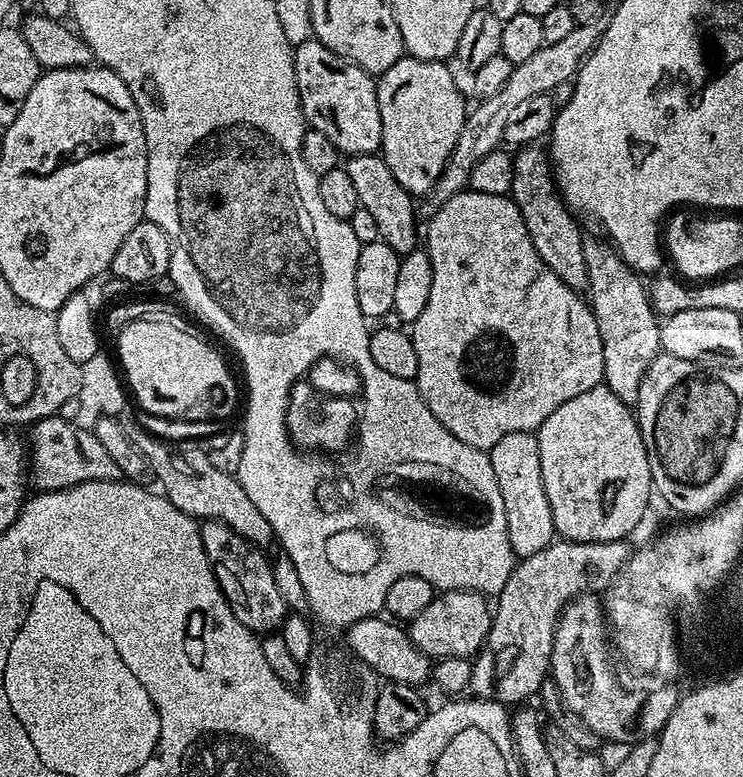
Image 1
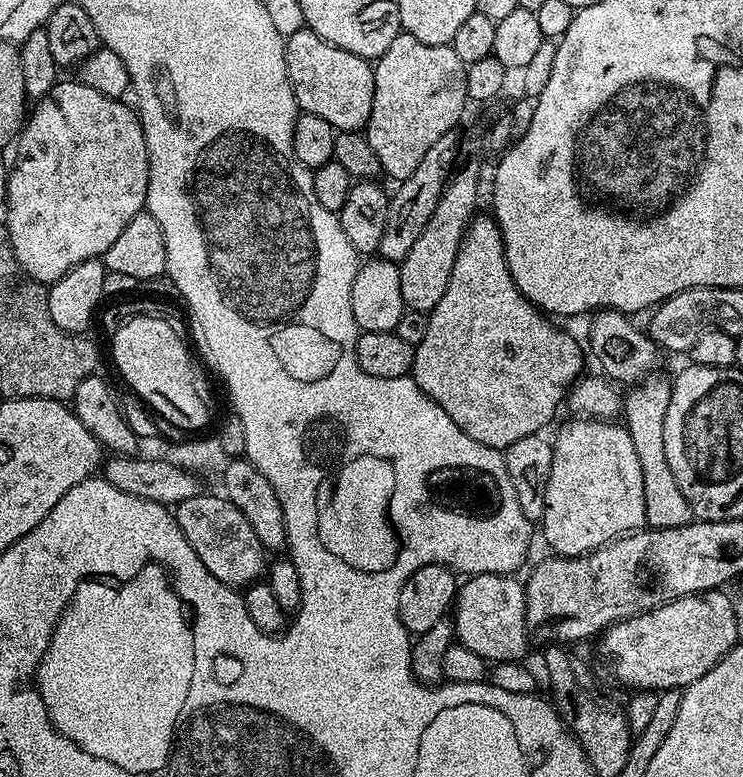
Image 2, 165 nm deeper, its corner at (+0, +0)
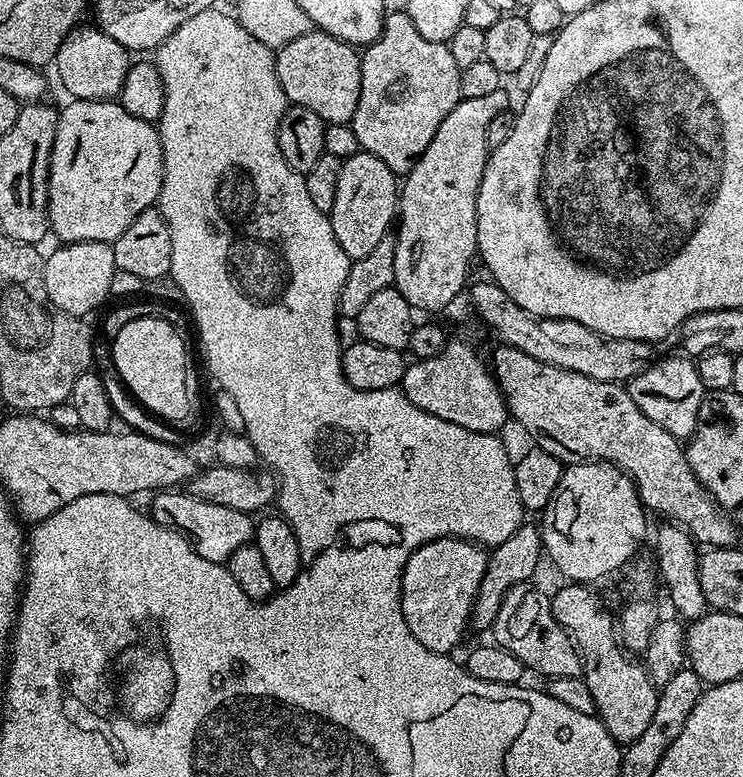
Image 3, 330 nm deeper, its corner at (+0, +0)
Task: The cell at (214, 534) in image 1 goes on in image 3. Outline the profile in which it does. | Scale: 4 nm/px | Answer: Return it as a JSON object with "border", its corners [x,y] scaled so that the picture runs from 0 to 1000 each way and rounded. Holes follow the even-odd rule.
{"border":[[[217,631],[203,644],[205,669],[245,687],[261,701],[264,710],[277,718],[277,723],[306,727],[310,716],[323,703],[341,699],[342,669],[326,656],[310,656],[310,651],[288,651],[288,646],[277,646],[252,631]]]}

